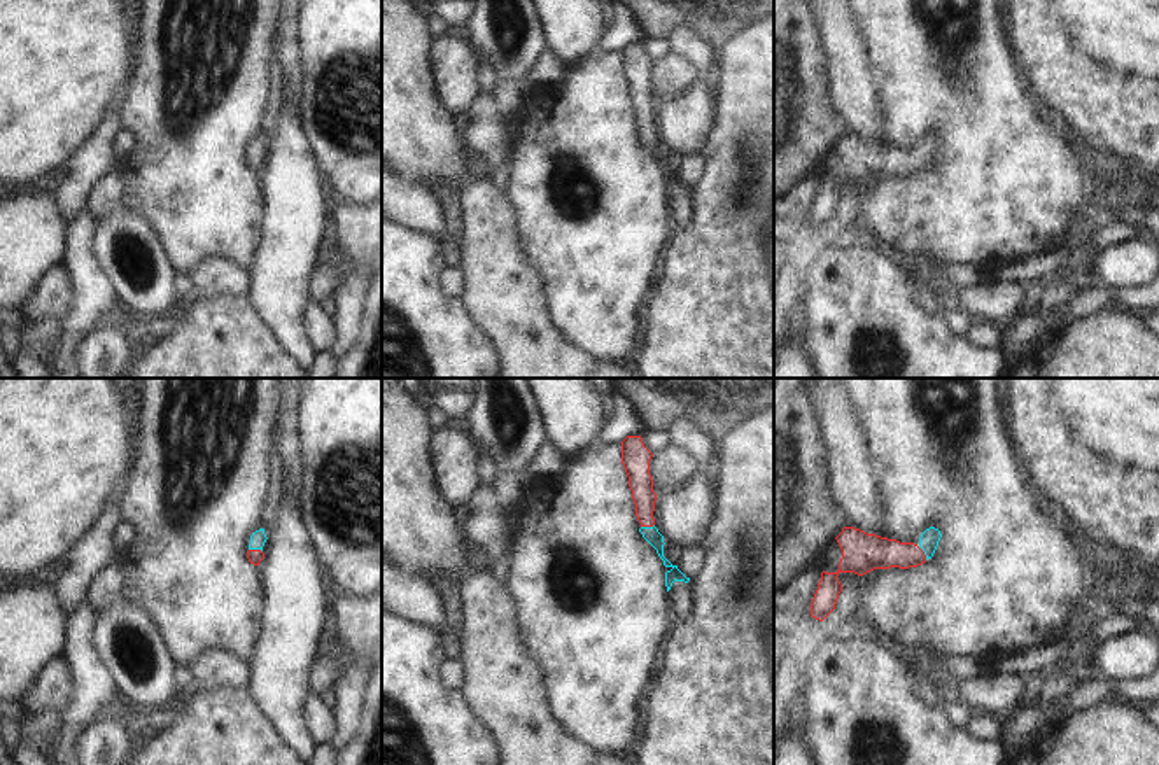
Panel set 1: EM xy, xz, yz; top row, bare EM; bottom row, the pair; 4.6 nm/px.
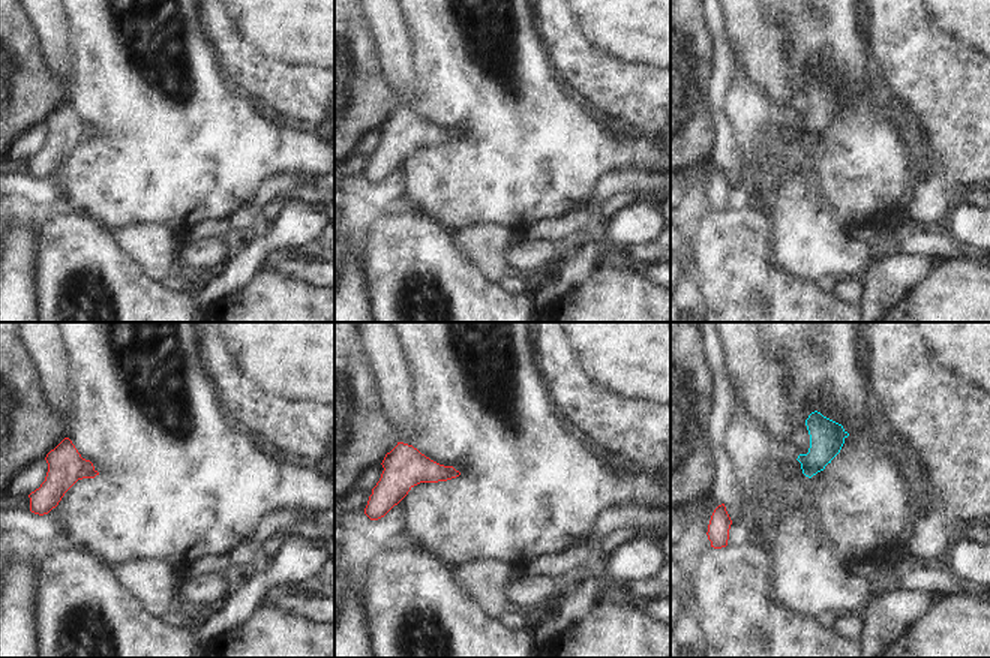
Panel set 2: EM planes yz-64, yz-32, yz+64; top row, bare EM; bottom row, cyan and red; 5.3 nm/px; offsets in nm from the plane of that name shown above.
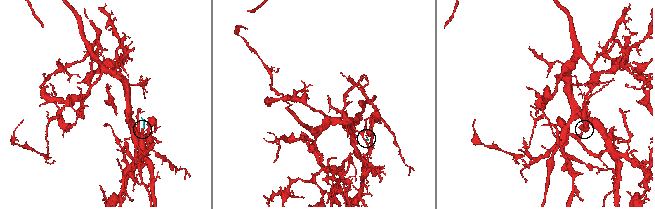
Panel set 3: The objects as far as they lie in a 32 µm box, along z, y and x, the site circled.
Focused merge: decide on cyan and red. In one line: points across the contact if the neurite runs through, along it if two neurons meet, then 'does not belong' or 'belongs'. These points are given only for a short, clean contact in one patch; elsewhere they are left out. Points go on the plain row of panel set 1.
across xy (258, 147), (256, 156), (254, 165) | belongs

